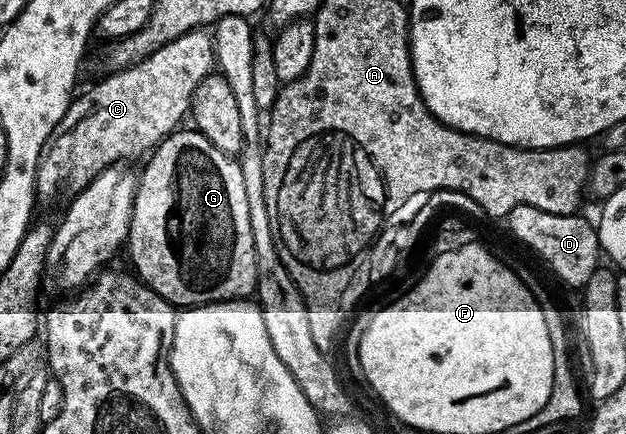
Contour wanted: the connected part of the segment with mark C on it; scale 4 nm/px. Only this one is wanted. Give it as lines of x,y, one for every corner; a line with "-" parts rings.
205,29
192,30
184,36
176,36
162,48
132,64
123,70
107,73
103,82
98,82
87,94
79,93
66,109
66,115
54,129
54,137
50,139
42,152
42,159
36,172
34,185
37,197
54,198
67,190
67,195
80,193
100,172
110,166
125,163
126,158
134,158
137,154
145,155
169,134
179,129
182,117
187,117
190,101
199,84
215,69
214,44
211,35

